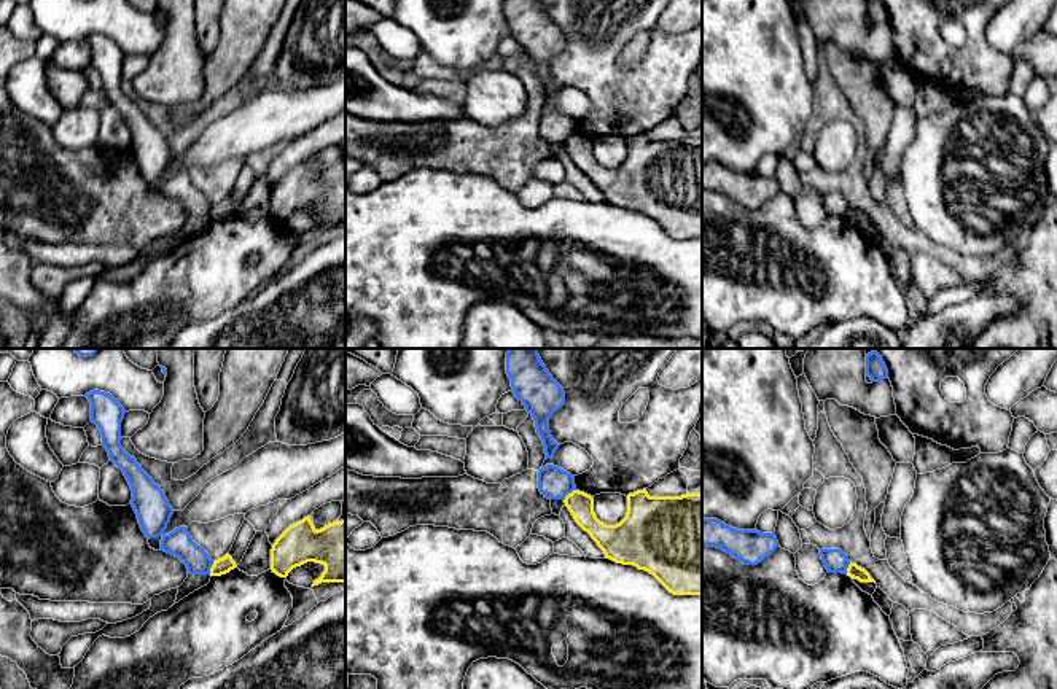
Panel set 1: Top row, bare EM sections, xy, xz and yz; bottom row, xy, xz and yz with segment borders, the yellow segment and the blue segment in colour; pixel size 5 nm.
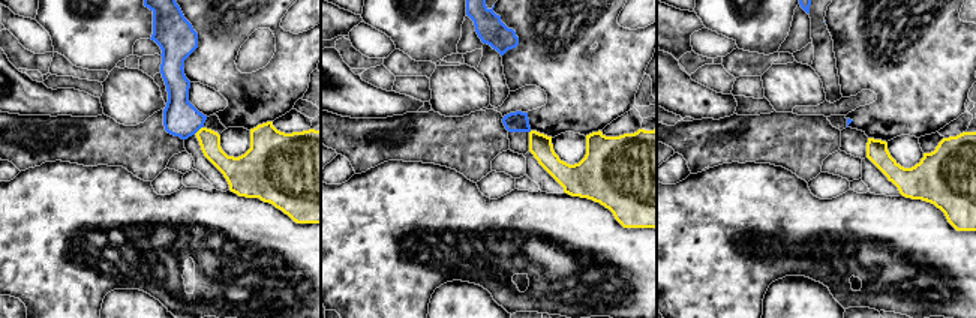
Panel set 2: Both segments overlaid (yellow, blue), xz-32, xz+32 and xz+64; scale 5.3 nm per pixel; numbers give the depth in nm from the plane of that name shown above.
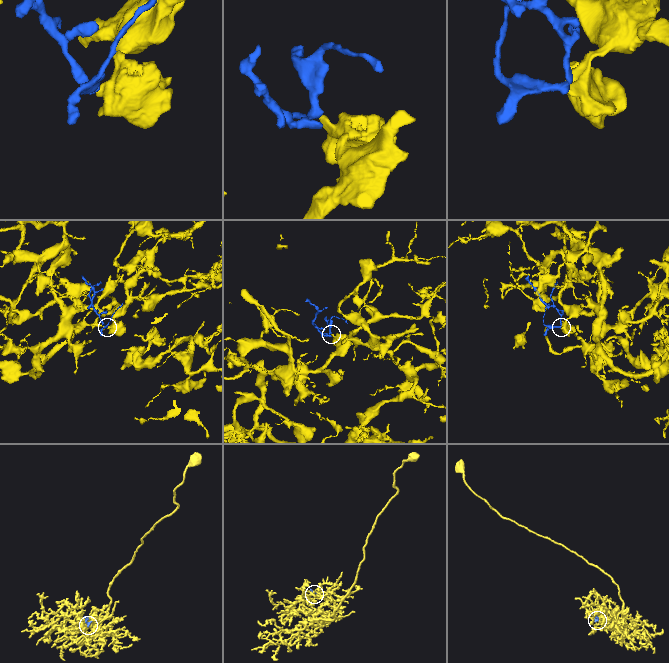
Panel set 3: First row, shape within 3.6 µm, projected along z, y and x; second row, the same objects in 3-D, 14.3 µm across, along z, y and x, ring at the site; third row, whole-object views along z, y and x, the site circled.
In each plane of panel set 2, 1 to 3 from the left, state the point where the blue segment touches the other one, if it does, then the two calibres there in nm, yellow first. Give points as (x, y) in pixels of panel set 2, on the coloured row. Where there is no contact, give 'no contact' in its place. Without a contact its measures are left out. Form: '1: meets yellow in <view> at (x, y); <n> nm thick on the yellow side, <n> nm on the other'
1: meets yellow in xz-32 at (200, 129); 110 nm thick on the yellow side, 190 nm on the other
2: no contact
3: no contact

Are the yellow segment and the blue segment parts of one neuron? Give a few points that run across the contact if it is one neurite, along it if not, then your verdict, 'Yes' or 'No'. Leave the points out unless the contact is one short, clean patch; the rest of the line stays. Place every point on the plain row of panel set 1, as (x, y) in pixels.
Line: xz (575, 132), (564, 144). No

